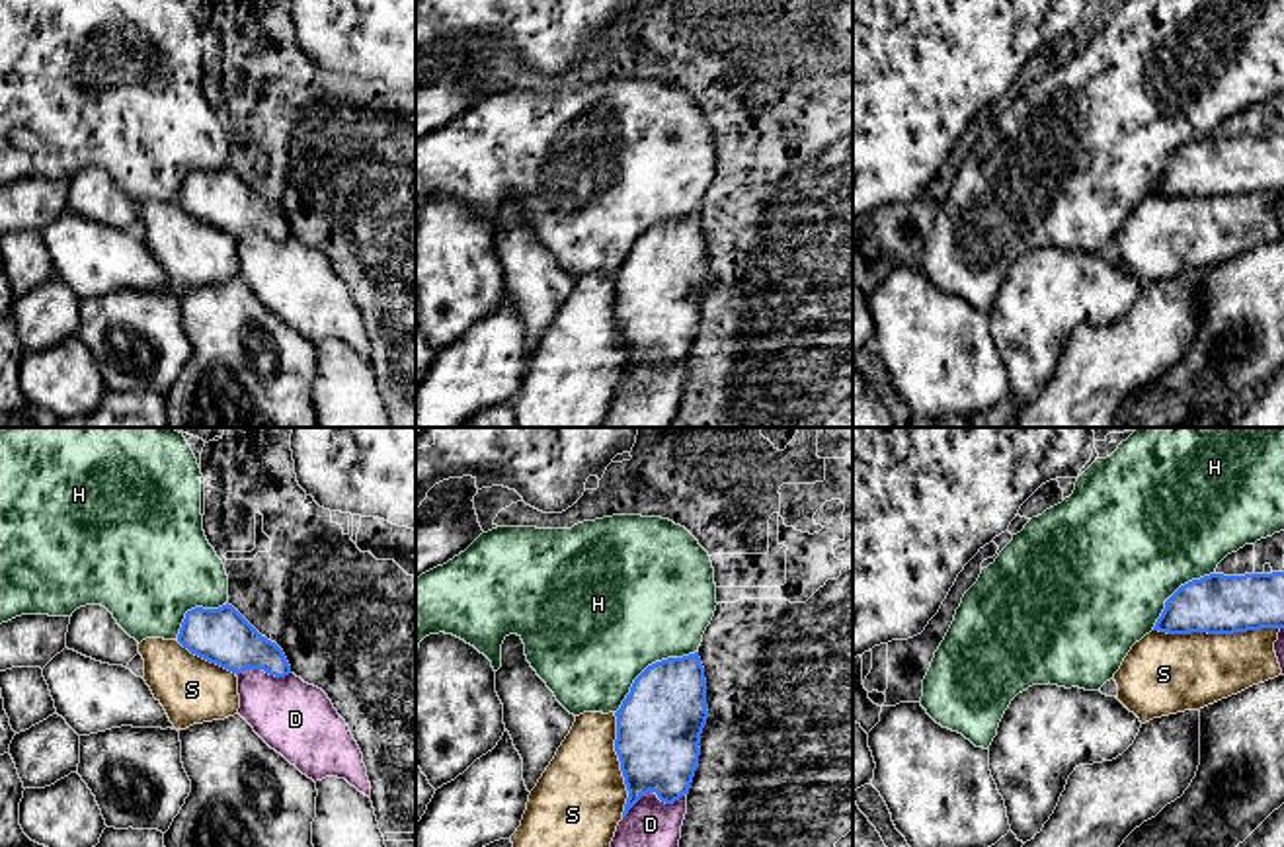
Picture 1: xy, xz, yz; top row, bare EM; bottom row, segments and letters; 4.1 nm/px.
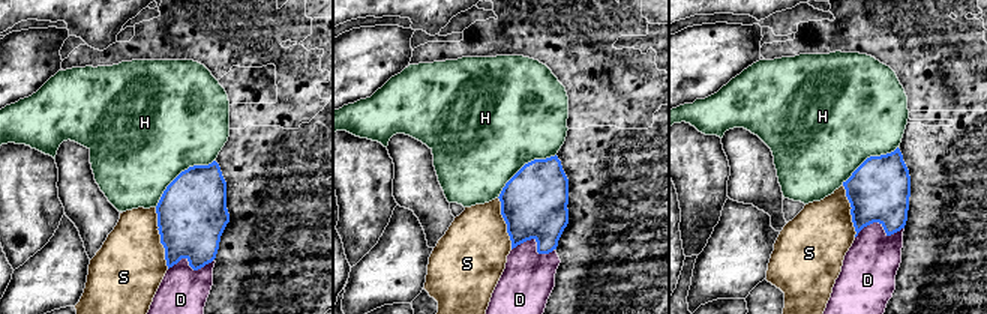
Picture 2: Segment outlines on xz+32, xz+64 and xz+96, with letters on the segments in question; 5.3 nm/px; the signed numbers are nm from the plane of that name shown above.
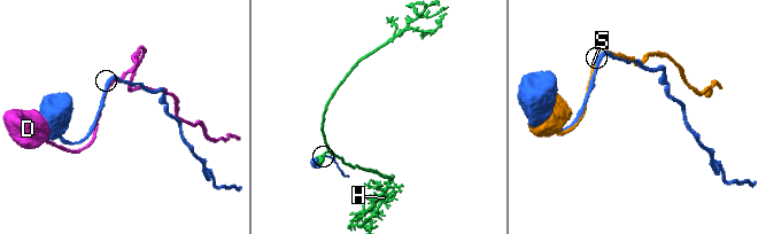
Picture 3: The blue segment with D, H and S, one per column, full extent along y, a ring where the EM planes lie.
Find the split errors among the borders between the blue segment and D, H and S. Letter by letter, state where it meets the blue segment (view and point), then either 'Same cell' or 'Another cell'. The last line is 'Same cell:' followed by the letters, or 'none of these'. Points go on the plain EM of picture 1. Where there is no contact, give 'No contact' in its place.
D: Touches blue at xz (652, 354). Another cell
H: Touches blue at xz (648, 229). Another cell
S: Touches blue at yz (1216, 196). Another cell
Same cell: none of these

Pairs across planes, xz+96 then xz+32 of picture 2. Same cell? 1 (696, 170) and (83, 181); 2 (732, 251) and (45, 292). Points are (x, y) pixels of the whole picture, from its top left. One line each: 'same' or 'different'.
1: different
2: same

